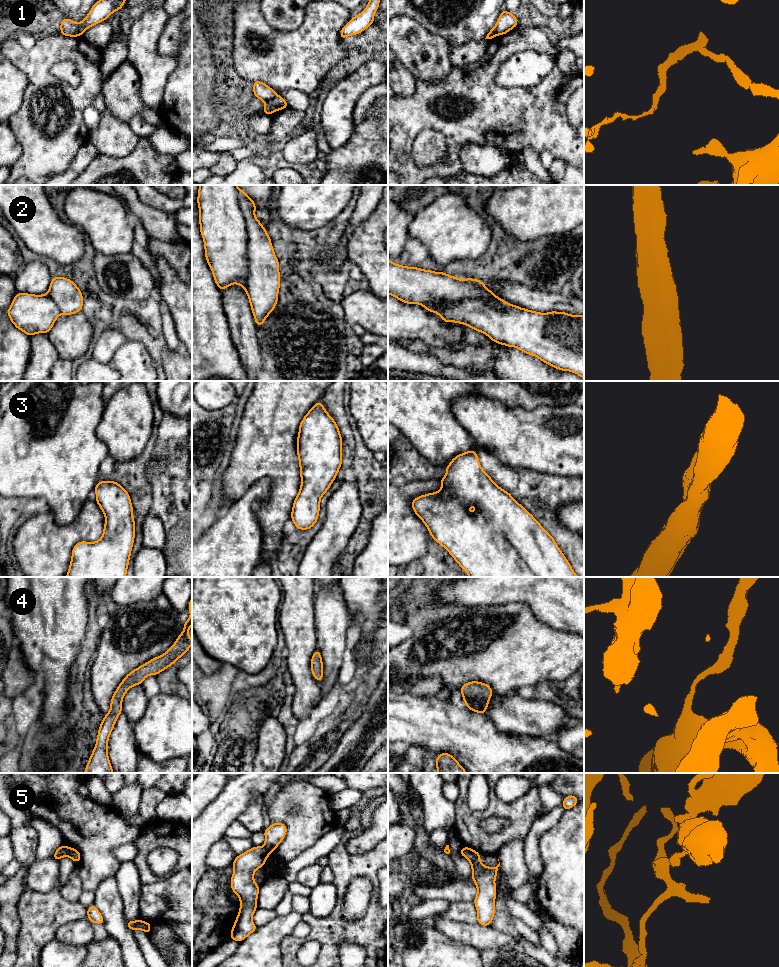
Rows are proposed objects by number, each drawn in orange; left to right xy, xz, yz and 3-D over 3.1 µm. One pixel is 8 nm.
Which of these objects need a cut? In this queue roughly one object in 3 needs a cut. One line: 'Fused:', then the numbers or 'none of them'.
Fused: 1, 5

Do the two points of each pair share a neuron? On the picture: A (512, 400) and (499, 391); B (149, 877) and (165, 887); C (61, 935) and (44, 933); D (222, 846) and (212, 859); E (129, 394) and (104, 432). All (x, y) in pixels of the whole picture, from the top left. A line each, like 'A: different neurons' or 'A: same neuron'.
A: same neuron
B: different neurons
C: different neurons
D: same neuron
E: same neuron

